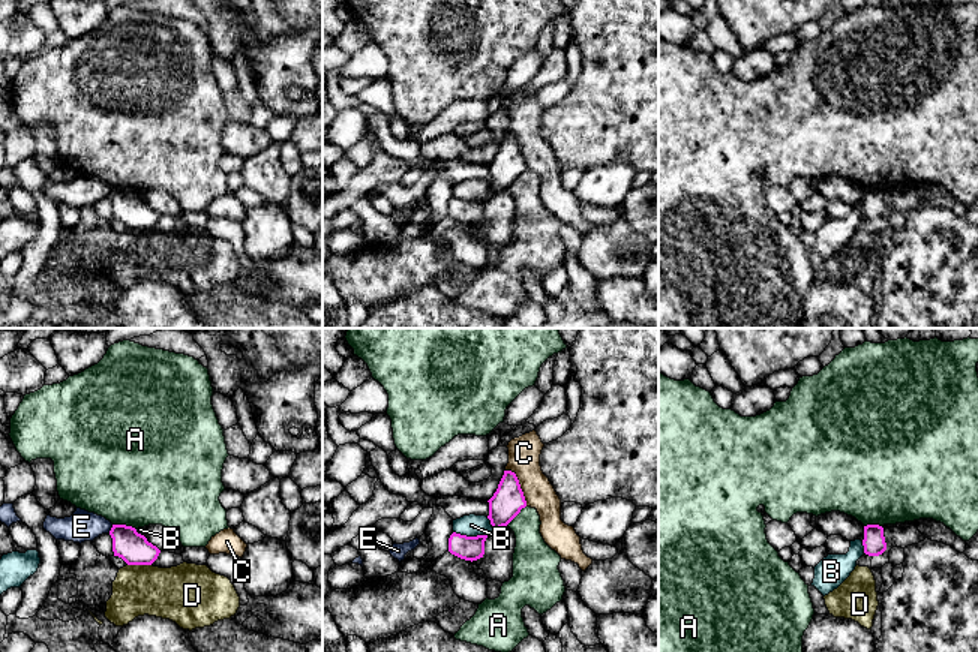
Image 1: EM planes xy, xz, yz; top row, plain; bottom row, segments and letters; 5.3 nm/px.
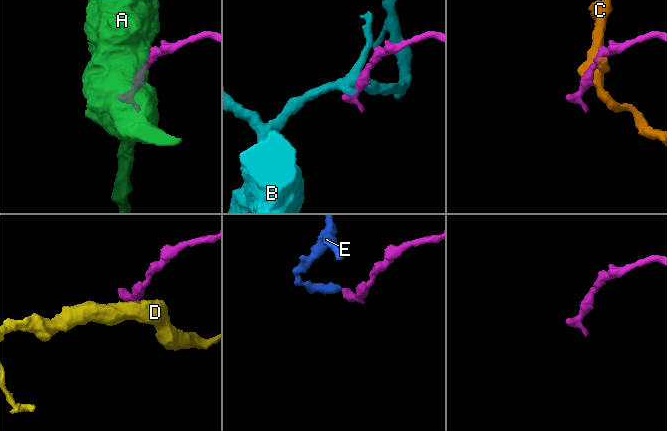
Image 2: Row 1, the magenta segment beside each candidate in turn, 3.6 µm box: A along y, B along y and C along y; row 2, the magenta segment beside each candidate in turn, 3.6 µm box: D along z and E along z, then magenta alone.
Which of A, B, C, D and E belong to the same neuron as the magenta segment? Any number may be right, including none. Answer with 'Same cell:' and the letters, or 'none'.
Same cell: none

